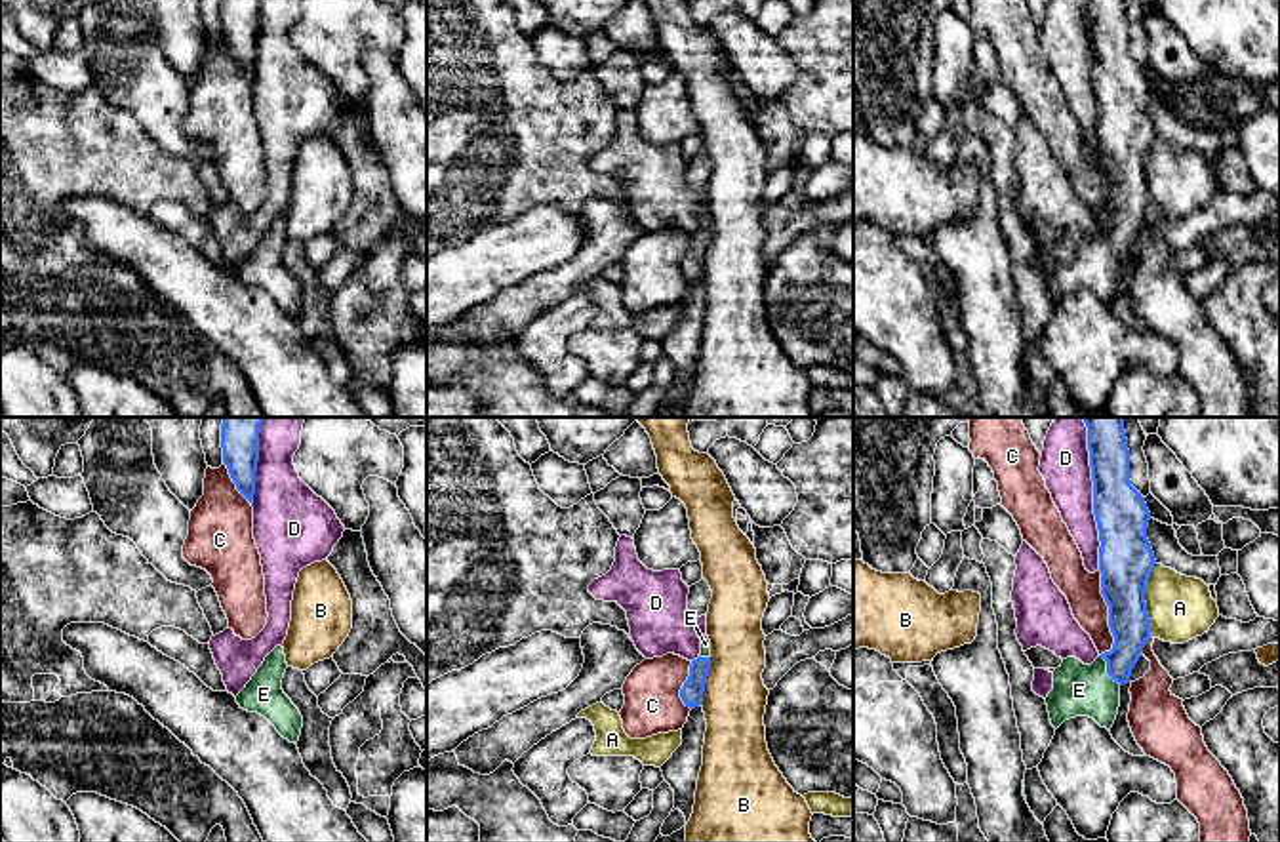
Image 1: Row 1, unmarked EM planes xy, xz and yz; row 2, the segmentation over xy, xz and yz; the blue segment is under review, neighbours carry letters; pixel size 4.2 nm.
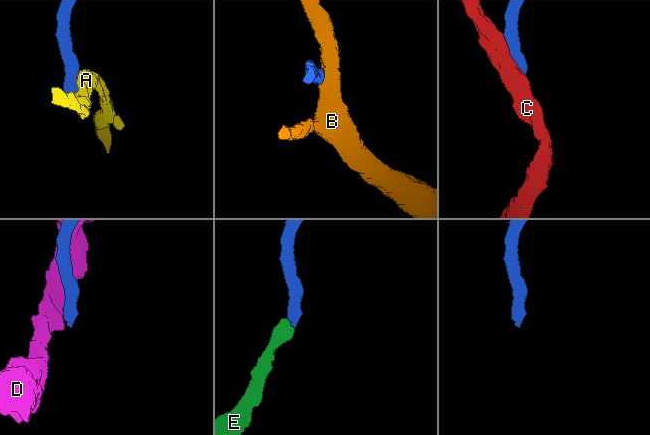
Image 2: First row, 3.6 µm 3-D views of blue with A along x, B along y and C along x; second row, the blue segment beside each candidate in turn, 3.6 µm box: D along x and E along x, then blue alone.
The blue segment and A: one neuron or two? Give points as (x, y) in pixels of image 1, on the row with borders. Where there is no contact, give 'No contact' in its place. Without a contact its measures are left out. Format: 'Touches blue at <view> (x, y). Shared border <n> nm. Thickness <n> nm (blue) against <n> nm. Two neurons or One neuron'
Touches blue at yz (1143, 599). Shared border 320 nm. Thickness 220 nm (blue) against 280 nm. Two neurons

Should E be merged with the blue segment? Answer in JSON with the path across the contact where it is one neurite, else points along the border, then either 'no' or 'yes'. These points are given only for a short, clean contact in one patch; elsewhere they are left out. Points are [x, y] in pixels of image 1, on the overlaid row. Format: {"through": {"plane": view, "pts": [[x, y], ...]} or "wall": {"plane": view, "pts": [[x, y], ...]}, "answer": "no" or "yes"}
{"through": {"plane": "yz", "pts": [[1128, 620], [1128, 648], [1107, 671], [1088, 690], [1079, 690]]}, "answer": "yes"}

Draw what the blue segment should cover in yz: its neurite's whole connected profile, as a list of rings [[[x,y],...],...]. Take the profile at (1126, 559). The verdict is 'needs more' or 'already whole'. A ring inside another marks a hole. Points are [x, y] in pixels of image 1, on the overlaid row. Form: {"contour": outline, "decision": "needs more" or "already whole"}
{"contour": [[[1084,417],[1088,427],[1088,450],[1093,480],[1093,514],[1099,530],[1101,594],[1109,606],[1109,627],[1114,636],[1110,652],[1101,653],[1091,665],[1067,657],[1053,671],[1053,690],[1046,697],[1051,726],[1057,730],[1065,720],[1090,716],[1101,728],[1110,730],[1118,707],[1120,686],[1130,682],[1131,669],[1139,661],[1150,634],[1145,591],[1156,564],[1147,539],[1150,512],[1145,497],[1130,480],[1130,450],[1124,417]]], "decision": "needs more"}

